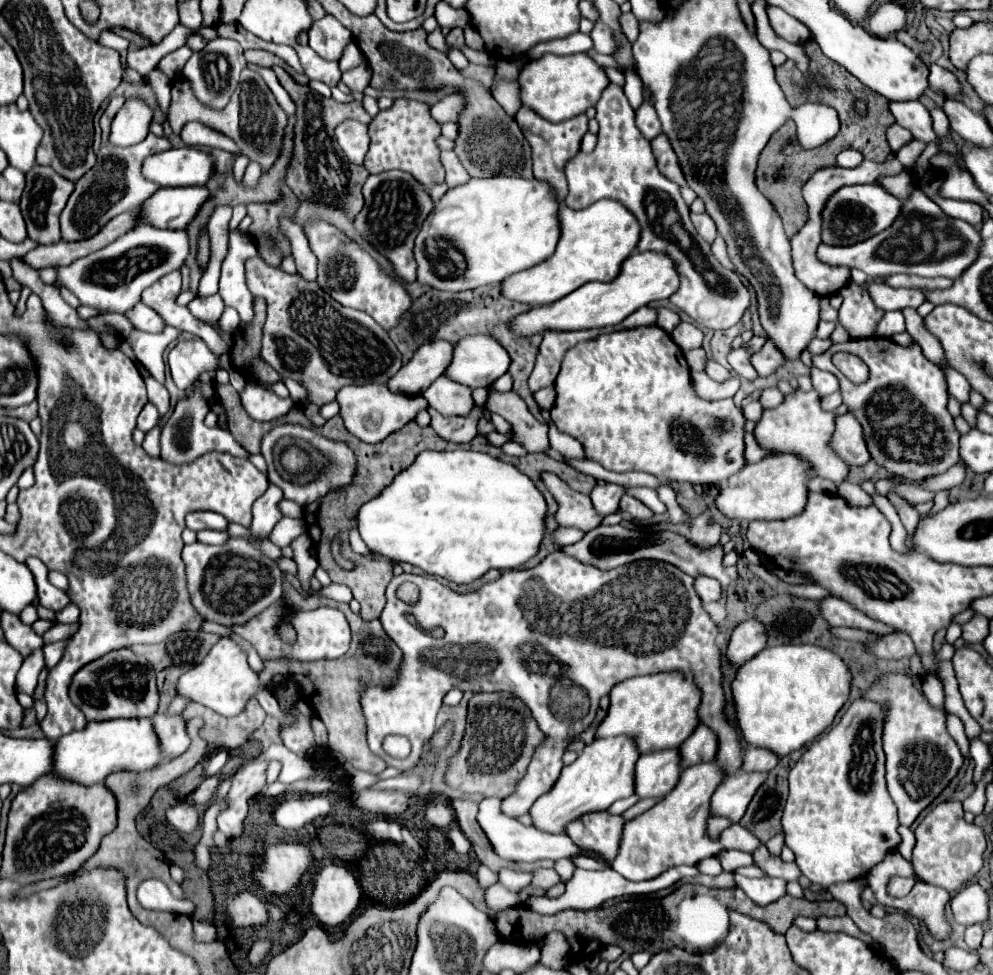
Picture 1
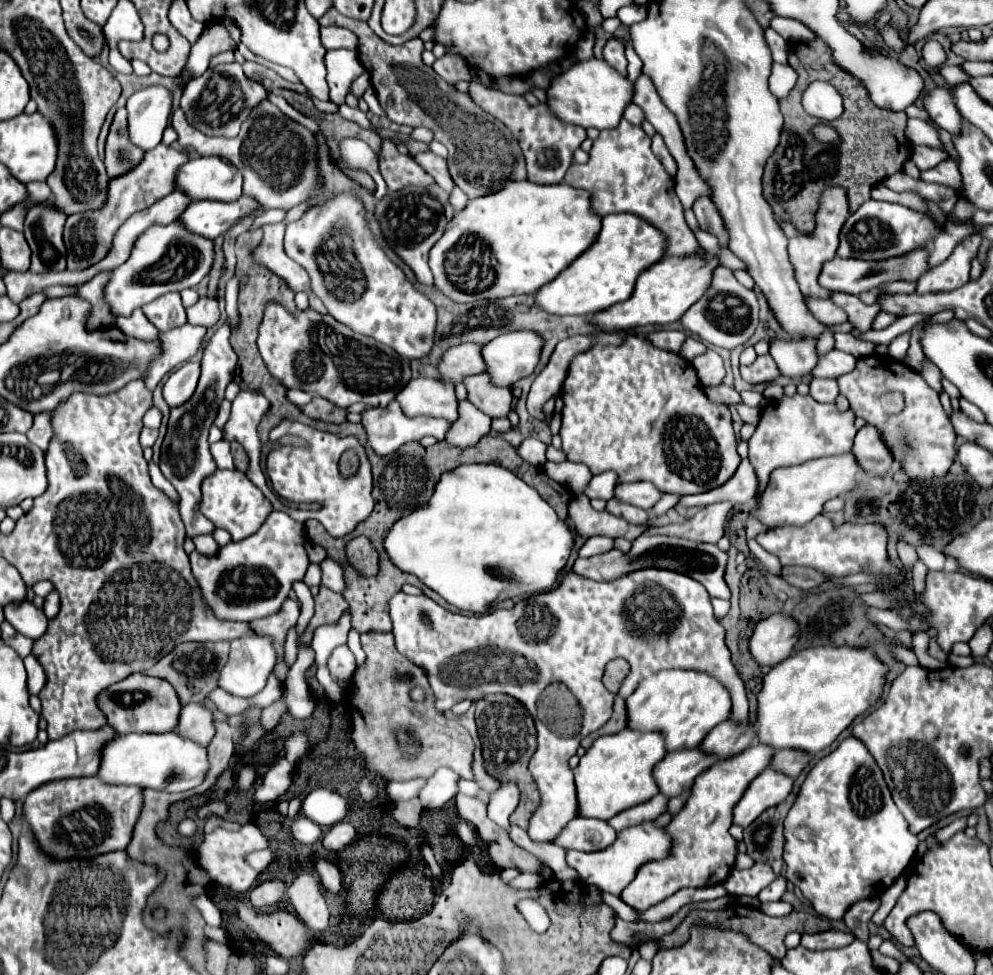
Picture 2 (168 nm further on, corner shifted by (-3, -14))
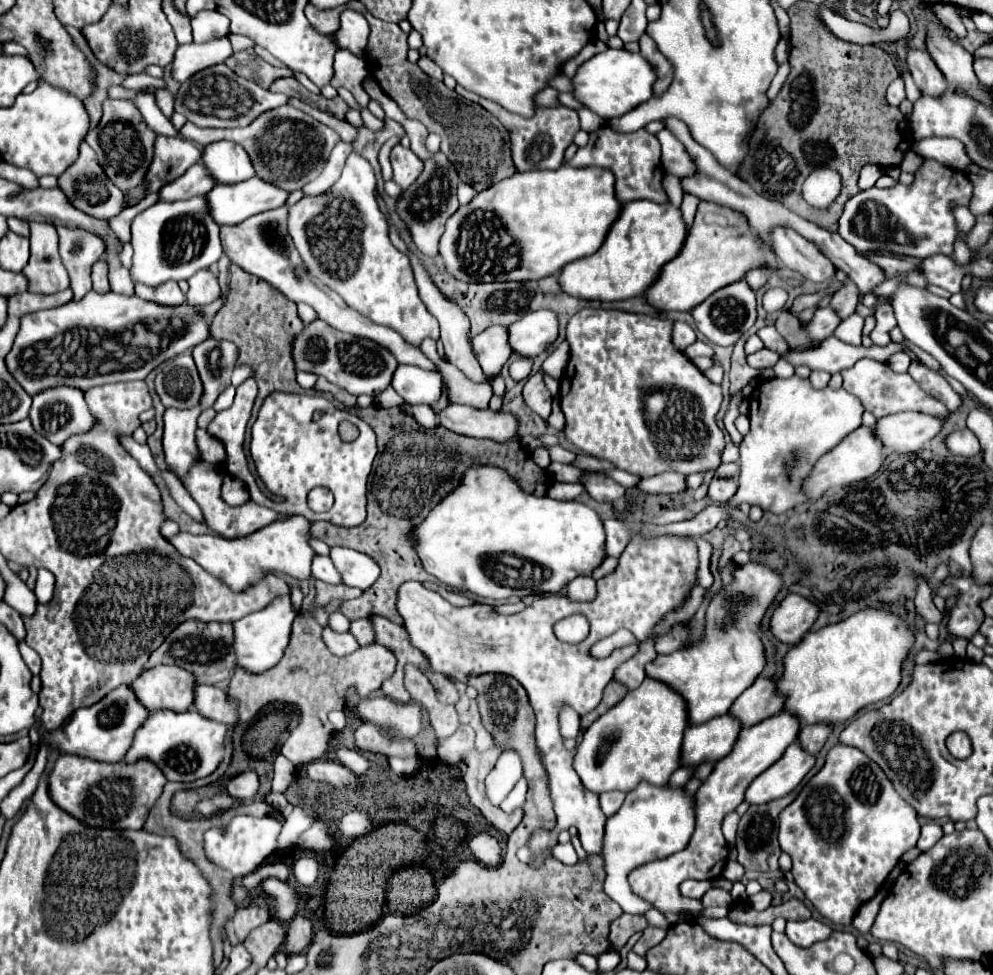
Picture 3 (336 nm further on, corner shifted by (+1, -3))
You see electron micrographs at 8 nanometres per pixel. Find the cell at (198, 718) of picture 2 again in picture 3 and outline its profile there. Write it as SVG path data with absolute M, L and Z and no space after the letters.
M199 685L195 689L195 709L219 723L235 725L239 721L237 717L237 701L231 699L223 689L213 685Z

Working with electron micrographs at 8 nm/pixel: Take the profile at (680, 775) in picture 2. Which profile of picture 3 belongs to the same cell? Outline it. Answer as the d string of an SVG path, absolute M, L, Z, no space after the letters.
M731 713L709 719L701 725L689 725L683 739L681 765L701 765L705 761L719 761L735 745L741 721Z

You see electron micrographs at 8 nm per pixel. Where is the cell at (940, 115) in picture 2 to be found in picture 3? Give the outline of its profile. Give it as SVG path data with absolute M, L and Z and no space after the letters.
M907 47L907 69L923 95L943 95L943 91L947 91L945 77L927 51Z

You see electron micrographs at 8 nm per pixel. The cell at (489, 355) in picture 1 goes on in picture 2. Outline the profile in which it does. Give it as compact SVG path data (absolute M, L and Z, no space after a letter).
M509 332L483 346L485 374L491 374L495 386L513 386L517 380L533 374L543 338L535 332Z

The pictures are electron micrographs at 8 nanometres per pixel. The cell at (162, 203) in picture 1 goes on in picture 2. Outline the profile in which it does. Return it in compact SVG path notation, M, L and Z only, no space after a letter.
M241 196L237 202L213 202L213 200L201 200L191 202L187 210L179 216L179 222L191 230L191 234L199 234L203 238L217 238L219 234L225 234L239 218L249 216L259 210L259 204L249 198Z

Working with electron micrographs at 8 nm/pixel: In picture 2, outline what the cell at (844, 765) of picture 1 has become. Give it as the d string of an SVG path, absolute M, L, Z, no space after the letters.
M847 736L837 750L821 758L807 774L799 788L799 794L785 818L785 852L787 878L793 882L803 896L811 902L813 910L829 920L841 920L845 910L863 898L881 896L907 868L913 854L917 852L917 836L907 830L903 814L891 800L889 788L883 774L871 758L871 752L859 738Z

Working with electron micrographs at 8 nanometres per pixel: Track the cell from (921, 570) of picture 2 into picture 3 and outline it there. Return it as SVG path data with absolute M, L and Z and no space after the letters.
M919 581L919 589L917 589L917 597L915 597L915 607L917 613L925 617L925 621L939 625L943 621L943 613L933 605L933 597L931 597L931 589L927 587L925 581Z

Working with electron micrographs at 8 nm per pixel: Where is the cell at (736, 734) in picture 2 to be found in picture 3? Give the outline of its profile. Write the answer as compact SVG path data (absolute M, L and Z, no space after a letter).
M759 677L747 691L737 697L729 713L735 713L743 725L753 725L765 717L777 715L781 707L783 699L775 695L775 681L771 677Z

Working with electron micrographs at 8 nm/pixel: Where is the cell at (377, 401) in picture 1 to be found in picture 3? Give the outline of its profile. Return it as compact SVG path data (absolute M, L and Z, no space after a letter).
M449 405L439 413L439 425L459 435L491 439L495 443L509 443L519 435L519 419L513 413L467 405Z

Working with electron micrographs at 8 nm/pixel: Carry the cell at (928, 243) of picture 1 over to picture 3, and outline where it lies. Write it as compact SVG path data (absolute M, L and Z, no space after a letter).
M775 227L771 231L773 251L781 263L799 273L803 279L821 283L835 277L833 263L807 239L789 227Z

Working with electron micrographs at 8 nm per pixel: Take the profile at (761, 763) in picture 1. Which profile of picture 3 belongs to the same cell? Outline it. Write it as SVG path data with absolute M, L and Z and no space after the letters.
M819 723L819 725L811 725L811 727L801 727L799 731L799 743L805 751L817 755L821 751L821 747L825 745L827 737L831 735L833 725L827 723Z

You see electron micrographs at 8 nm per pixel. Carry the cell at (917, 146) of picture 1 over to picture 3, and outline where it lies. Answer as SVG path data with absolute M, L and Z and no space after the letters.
M927 137L915 141L915 151L921 157L927 159L937 159L939 163L963 171L971 165L971 159L967 159L967 151L963 151L963 143L959 139L951 137Z

